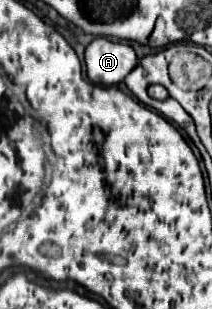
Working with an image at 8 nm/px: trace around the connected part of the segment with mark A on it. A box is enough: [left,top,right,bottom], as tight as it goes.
[85,36,137,86]

